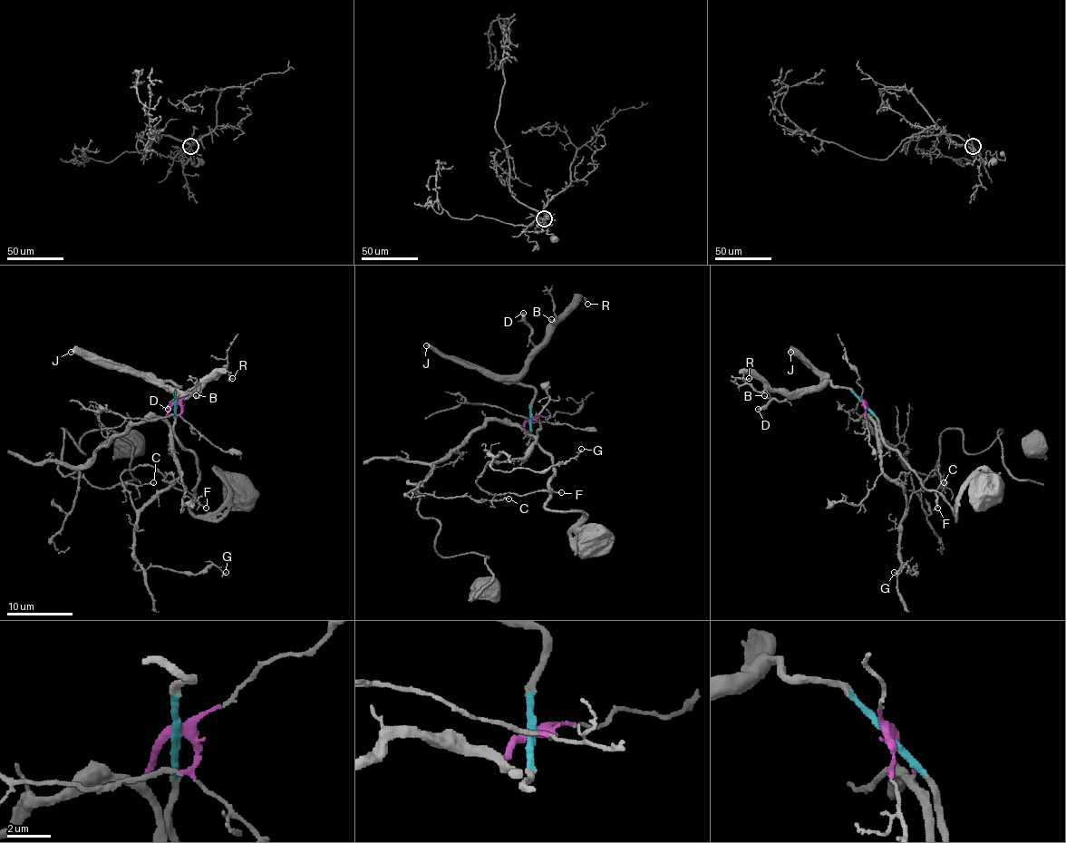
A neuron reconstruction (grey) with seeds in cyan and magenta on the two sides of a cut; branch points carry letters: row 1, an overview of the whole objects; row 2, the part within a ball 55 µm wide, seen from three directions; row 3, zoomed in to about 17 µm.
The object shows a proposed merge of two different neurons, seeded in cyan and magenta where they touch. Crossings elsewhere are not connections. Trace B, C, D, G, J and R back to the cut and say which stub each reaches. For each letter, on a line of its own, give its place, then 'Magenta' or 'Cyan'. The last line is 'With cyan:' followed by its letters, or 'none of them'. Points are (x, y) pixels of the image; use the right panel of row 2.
B: Place: (764, 395). Cyan
C: Place: (944, 482). Magenta
D: Place: (758, 409). Cyan
G: Place: (894, 572). Magenta
J: Place: (790, 352). Cyan
R: Place: (749, 378). Cyan
With cyan: B, D, J, R

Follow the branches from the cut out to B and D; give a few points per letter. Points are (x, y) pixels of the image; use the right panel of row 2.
B: (864, 403), (847, 388), (835, 387), (827, 380), (819, 385), (770, 392), (767, 398), (764, 395)
D: (864, 403), (847, 388), (835, 387), (827, 380), (790, 393), (782, 402), (770, 400), (757, 410)

